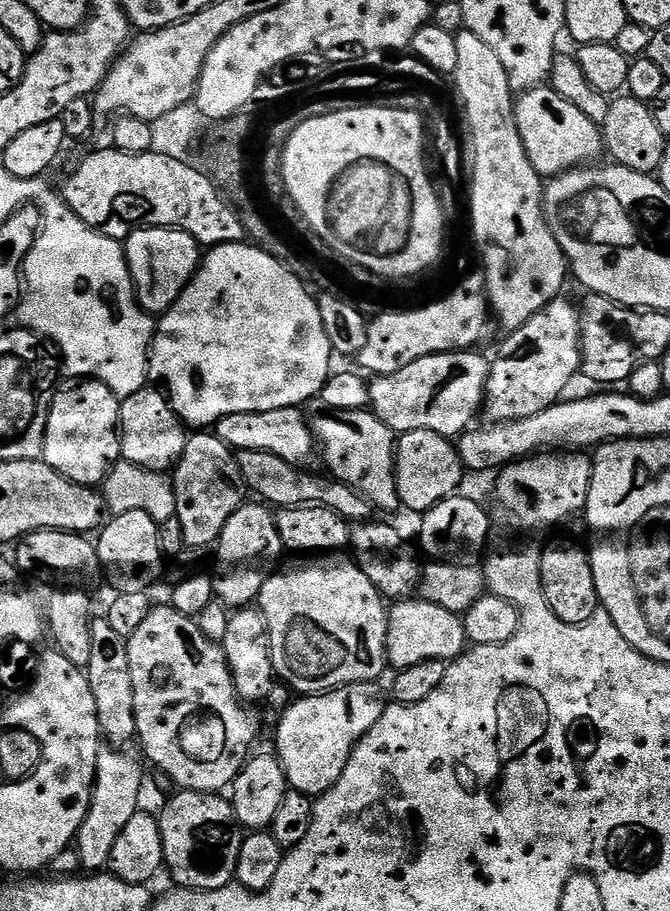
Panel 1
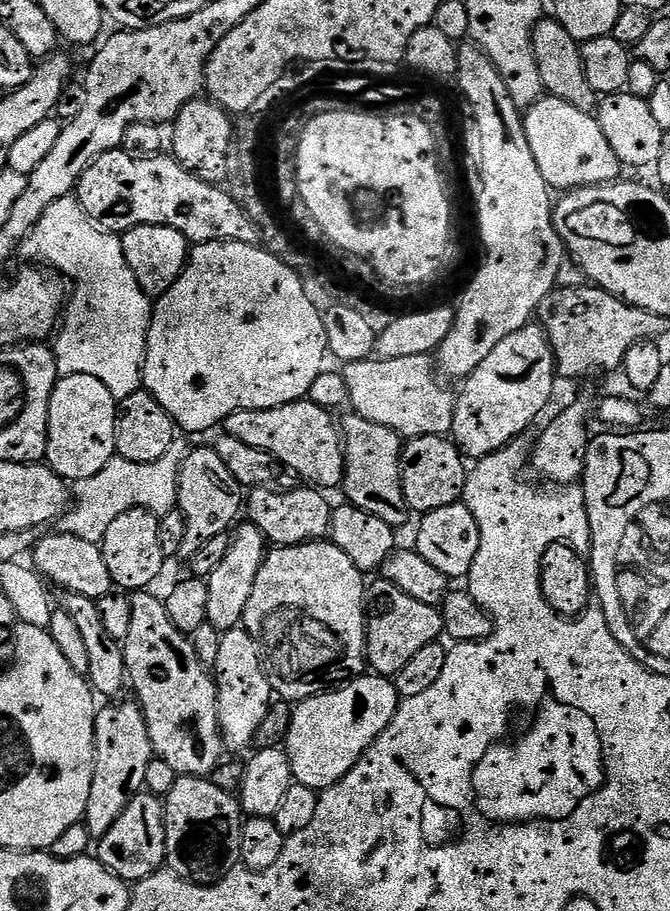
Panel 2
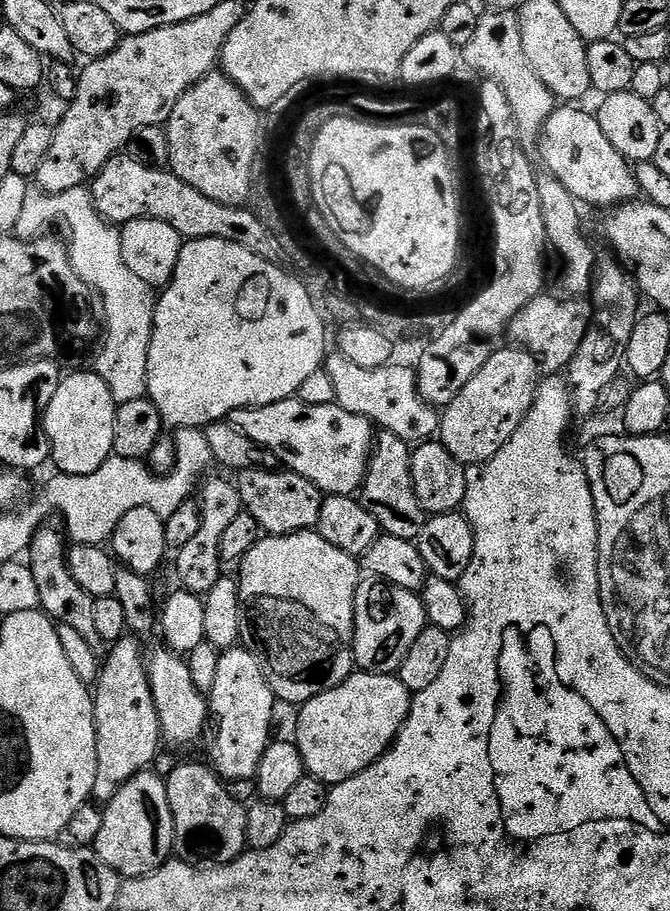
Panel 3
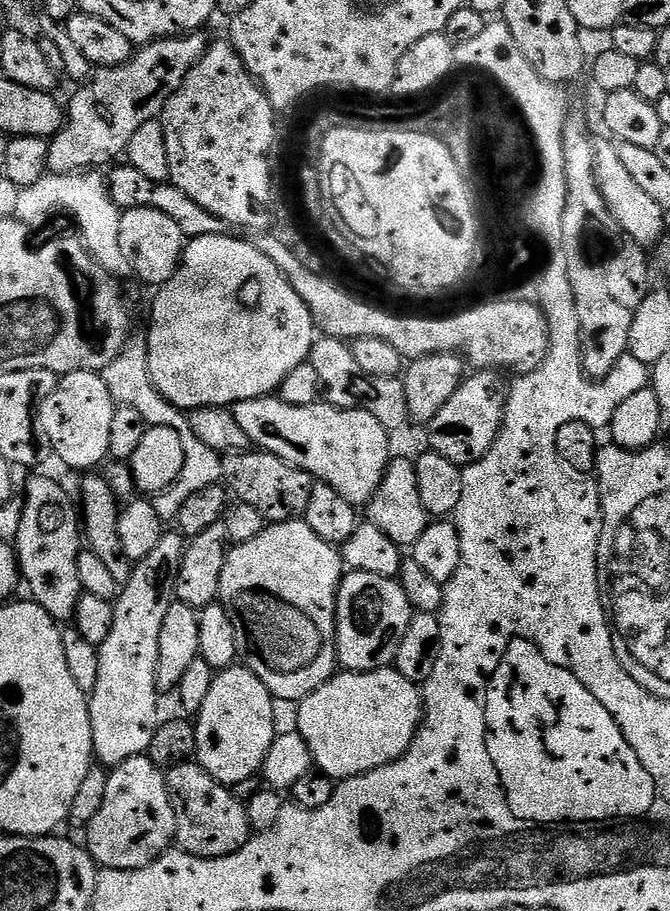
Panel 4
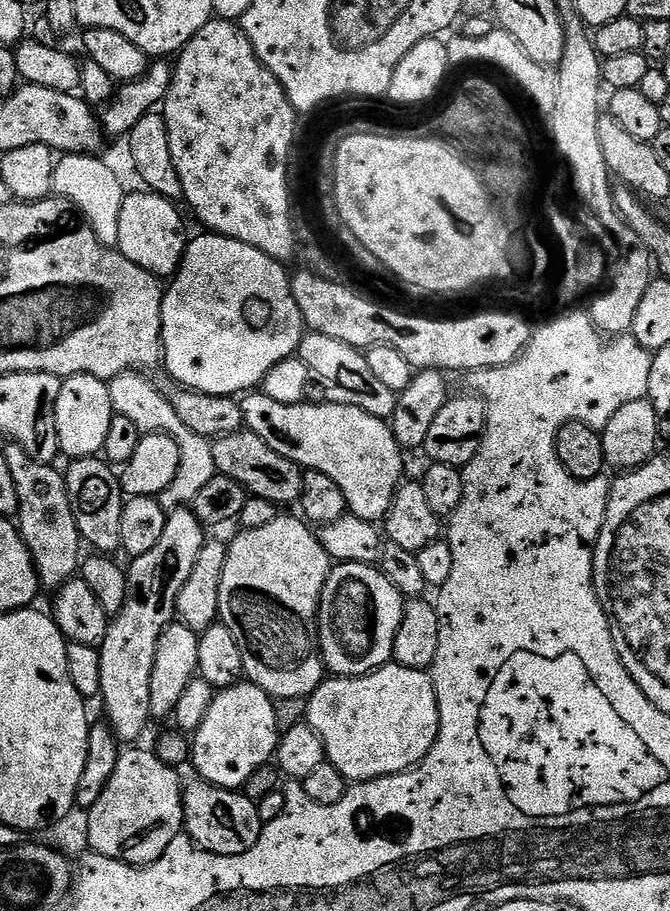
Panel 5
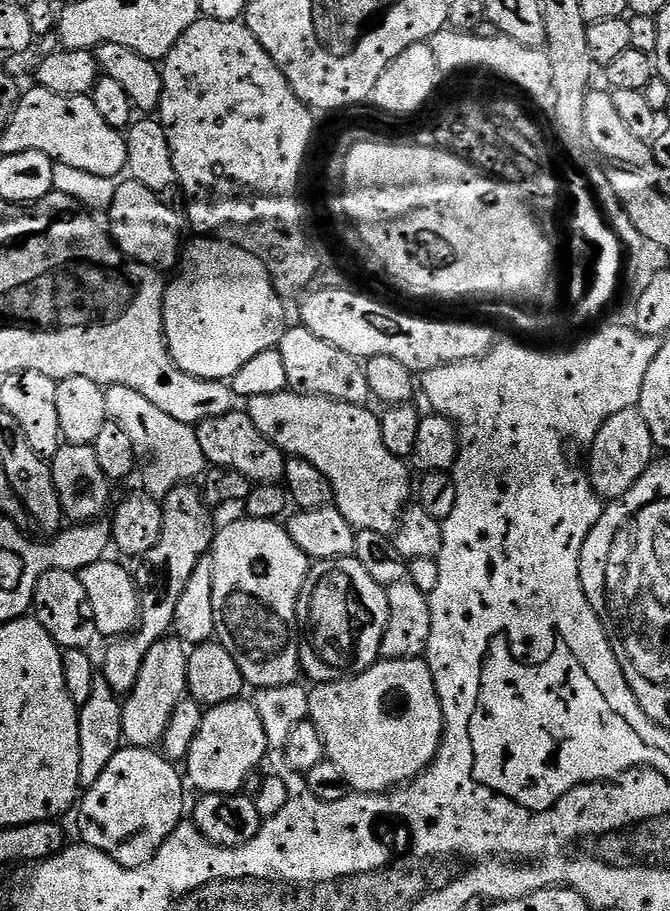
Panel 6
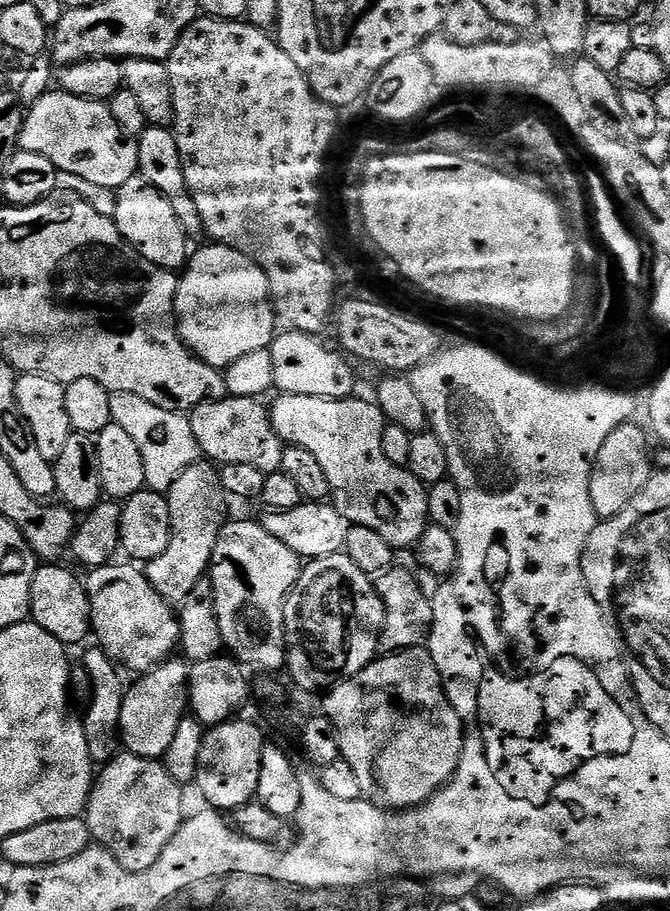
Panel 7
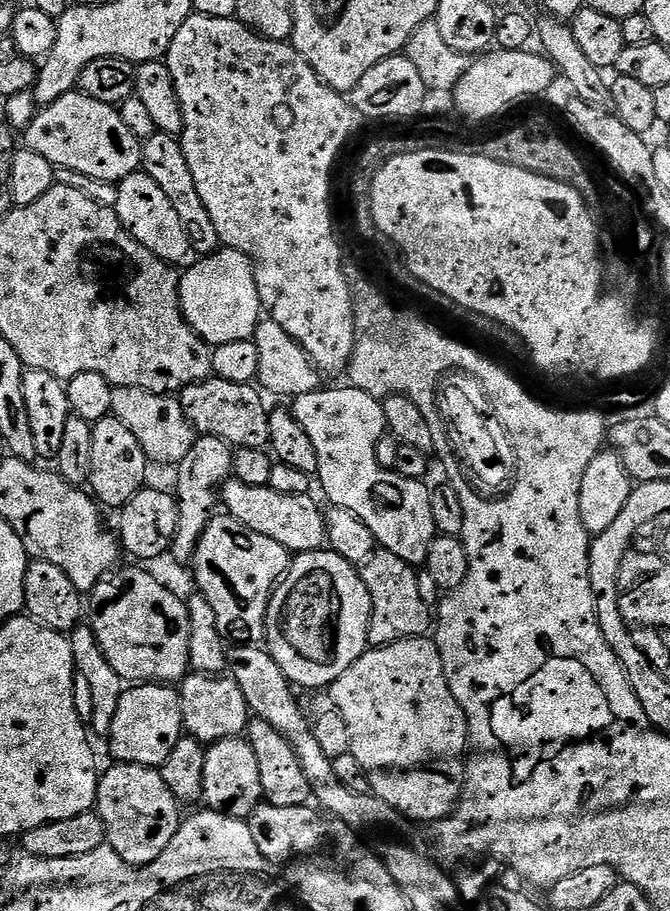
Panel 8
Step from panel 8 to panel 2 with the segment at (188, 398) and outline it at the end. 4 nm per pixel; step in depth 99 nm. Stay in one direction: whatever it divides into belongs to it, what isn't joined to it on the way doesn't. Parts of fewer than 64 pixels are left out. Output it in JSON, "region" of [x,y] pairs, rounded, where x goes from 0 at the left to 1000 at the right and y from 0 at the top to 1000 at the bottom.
{"region":[[[470,533],[430,536],[416,540],[416,535],[378,536],[367,544],[367,566],[373,574],[391,582],[401,598],[425,602],[440,597],[478,595],[490,588],[496,572],[497,554],[482,539]]]}

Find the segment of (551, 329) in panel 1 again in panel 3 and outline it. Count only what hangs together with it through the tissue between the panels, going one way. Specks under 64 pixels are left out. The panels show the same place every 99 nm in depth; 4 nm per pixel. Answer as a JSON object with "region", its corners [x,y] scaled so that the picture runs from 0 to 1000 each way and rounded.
{"region":[[[742,381],[734,392],[725,397],[725,402],[719,402],[719,406],[713,406],[713,411],[707,411],[707,415],[701,415],[701,419],[696,419],[690,428],[684,428],[684,432],[672,440],[669,447],[657,452],[654,482],[666,490],[666,494],[672,494],[672,498],[678,498],[685,509],[694,512],[722,509],[731,503],[737,503],[737,498],[743,498],[743,494],[749,494],[749,490],[761,485],[767,472],[779,468],[785,454],[794,449],[794,442],[801,428],[806,427],[809,416],[806,398],[788,387],[787,382],[763,381]]]}

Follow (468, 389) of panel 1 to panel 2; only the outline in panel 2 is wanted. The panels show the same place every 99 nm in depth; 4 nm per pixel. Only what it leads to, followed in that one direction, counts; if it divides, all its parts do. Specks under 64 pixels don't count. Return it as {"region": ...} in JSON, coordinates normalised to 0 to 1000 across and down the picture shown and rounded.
{"region":[[[643,390],[522,395],[512,401],[510,407],[524,451],[546,459],[546,463],[564,463],[564,468],[576,468],[603,481],[673,475],[682,431],[661,422],[664,418],[654,412]]]}

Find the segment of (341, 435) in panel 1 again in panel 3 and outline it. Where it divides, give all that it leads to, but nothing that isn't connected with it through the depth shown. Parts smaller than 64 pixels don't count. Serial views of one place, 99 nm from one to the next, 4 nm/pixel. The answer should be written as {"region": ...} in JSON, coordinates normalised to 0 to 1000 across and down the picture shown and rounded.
{"region":[[[569,473],[560,484],[543,535],[537,537],[534,548],[546,560],[552,560],[552,564],[558,564],[572,587],[621,595],[633,581],[636,563],[618,542],[618,529],[612,525],[613,502],[615,492],[610,484]]]}

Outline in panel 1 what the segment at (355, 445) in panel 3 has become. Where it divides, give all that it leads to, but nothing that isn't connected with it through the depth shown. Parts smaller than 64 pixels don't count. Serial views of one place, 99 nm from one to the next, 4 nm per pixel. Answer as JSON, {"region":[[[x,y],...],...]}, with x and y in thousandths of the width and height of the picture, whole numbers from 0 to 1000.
{"region":[[[422,448],[421,450],[397,450],[396,452],[375,452],[373,454],[337,454],[337,459],[331,459],[327,461],[322,467],[319,467],[319,476],[327,481],[331,485],[337,485],[340,491],[351,494],[352,496],[360,496],[361,494],[391,494],[393,496],[401,496],[403,498],[409,498],[415,503],[421,503],[421,507],[433,507],[440,512],[440,514],[446,514],[449,516],[460,516],[467,513],[466,509],[473,508],[475,505],[475,484],[470,479],[467,479],[466,473],[460,471],[460,463],[455,457],[455,453],[449,451],[448,448]]]}

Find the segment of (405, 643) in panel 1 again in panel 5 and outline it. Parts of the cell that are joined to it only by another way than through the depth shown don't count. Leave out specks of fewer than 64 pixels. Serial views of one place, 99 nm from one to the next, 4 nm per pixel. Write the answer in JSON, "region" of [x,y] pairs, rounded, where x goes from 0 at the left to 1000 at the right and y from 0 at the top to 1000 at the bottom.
{"region":[[[503,618],[490,628],[478,653],[475,710],[485,734],[501,744],[546,742],[581,728],[604,662],[566,622]]]}

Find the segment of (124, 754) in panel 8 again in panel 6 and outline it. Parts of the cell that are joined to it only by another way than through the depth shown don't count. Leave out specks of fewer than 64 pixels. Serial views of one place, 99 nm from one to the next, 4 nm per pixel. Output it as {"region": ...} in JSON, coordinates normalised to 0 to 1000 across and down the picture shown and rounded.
{"region":[[[246,700],[224,709],[212,727],[206,749],[184,769],[185,811],[196,820],[231,822],[243,813],[248,797],[254,797],[254,788],[281,757],[282,715],[282,708],[261,700]]]}

